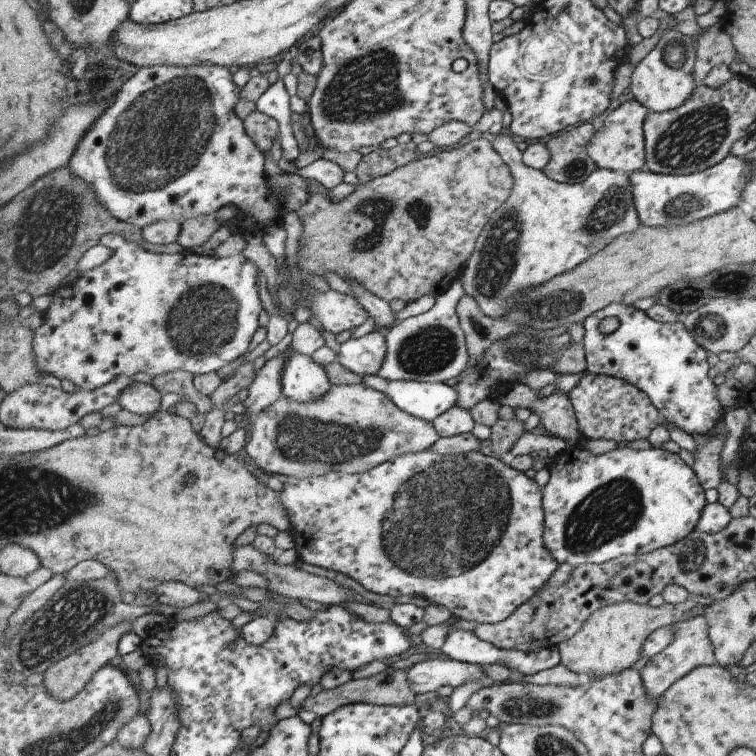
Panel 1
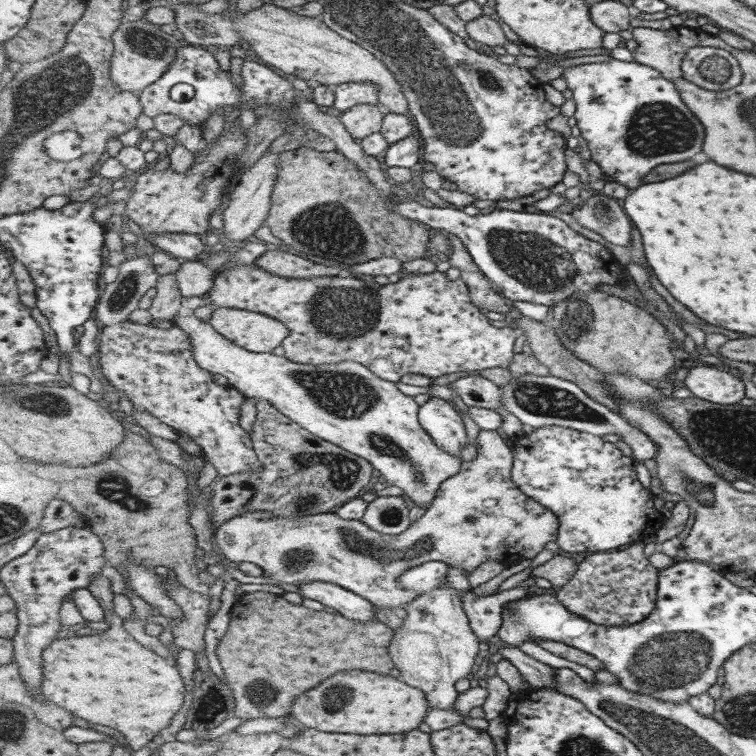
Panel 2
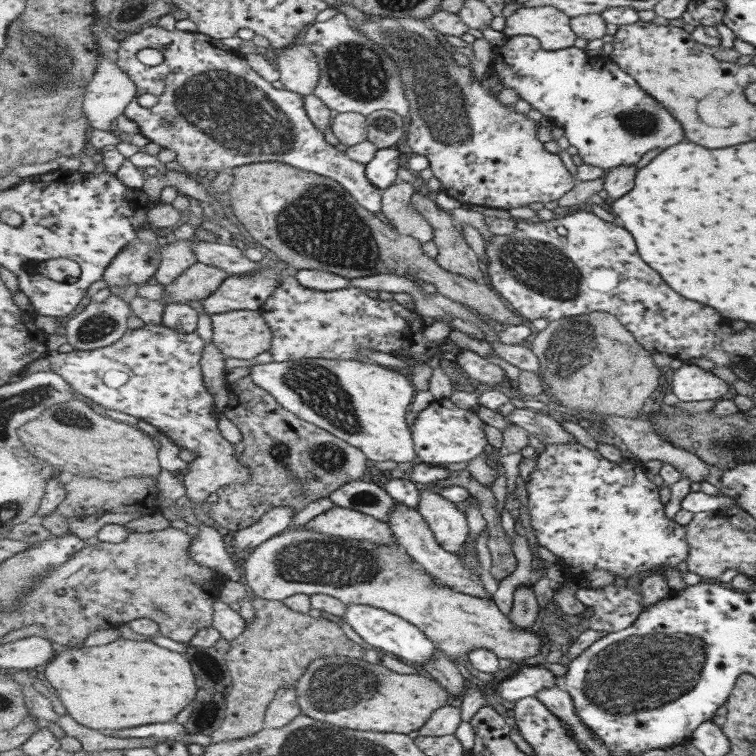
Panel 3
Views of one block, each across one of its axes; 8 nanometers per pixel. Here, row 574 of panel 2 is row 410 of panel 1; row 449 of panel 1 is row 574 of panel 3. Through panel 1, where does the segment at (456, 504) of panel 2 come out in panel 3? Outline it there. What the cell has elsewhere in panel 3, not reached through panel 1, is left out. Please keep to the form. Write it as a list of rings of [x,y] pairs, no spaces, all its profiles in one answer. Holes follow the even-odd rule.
[[[303,527],[287,529],[254,549],[245,560],[243,570],[244,581],[254,597],[281,601],[293,594],[330,594],[347,605],[364,604],[398,614],[418,626],[435,643],[439,642],[439,647],[452,660],[463,654],[469,655],[475,650],[485,649],[495,652],[501,659],[515,663],[537,656],[543,649],[543,636],[536,626],[531,630],[521,630],[511,622],[509,616],[499,610],[499,606],[492,599],[477,598],[437,583],[395,536],[391,543],[381,545],[375,541],[347,539]]]

